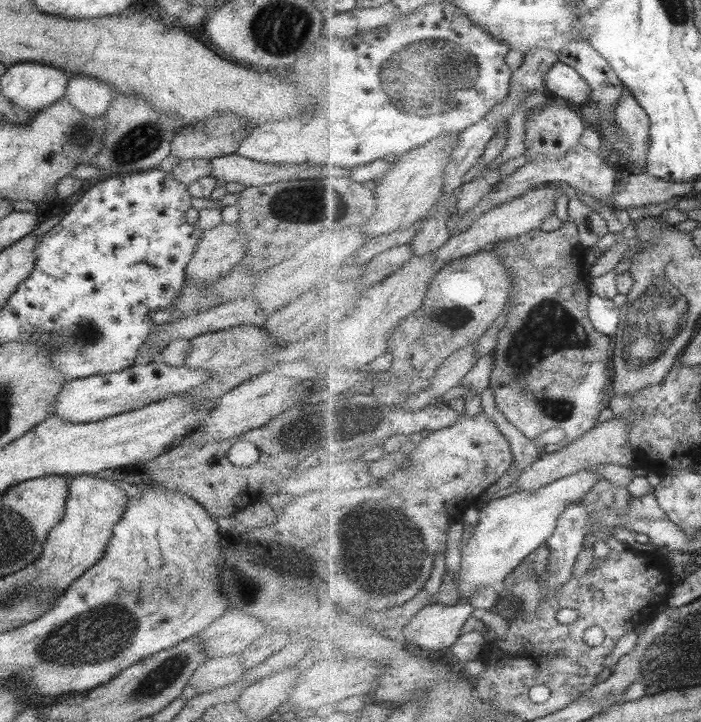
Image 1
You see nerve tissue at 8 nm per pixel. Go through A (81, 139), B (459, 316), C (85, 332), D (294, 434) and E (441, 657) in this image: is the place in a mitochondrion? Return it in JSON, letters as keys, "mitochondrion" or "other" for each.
{"A":"mitochondrion","B":"mitochondrion","C":"mitochondrion","D":"mitochondrion","E":"other"}

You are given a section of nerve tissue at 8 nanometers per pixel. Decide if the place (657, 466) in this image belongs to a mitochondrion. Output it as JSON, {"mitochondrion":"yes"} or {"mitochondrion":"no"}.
{"mitochondrion":"no"}

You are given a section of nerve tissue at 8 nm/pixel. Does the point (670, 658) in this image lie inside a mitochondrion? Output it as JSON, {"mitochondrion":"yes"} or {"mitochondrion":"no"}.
{"mitochondrion":"yes"}

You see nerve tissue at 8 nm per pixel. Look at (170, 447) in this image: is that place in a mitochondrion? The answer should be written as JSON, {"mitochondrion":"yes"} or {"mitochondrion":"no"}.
{"mitochondrion":"no"}

